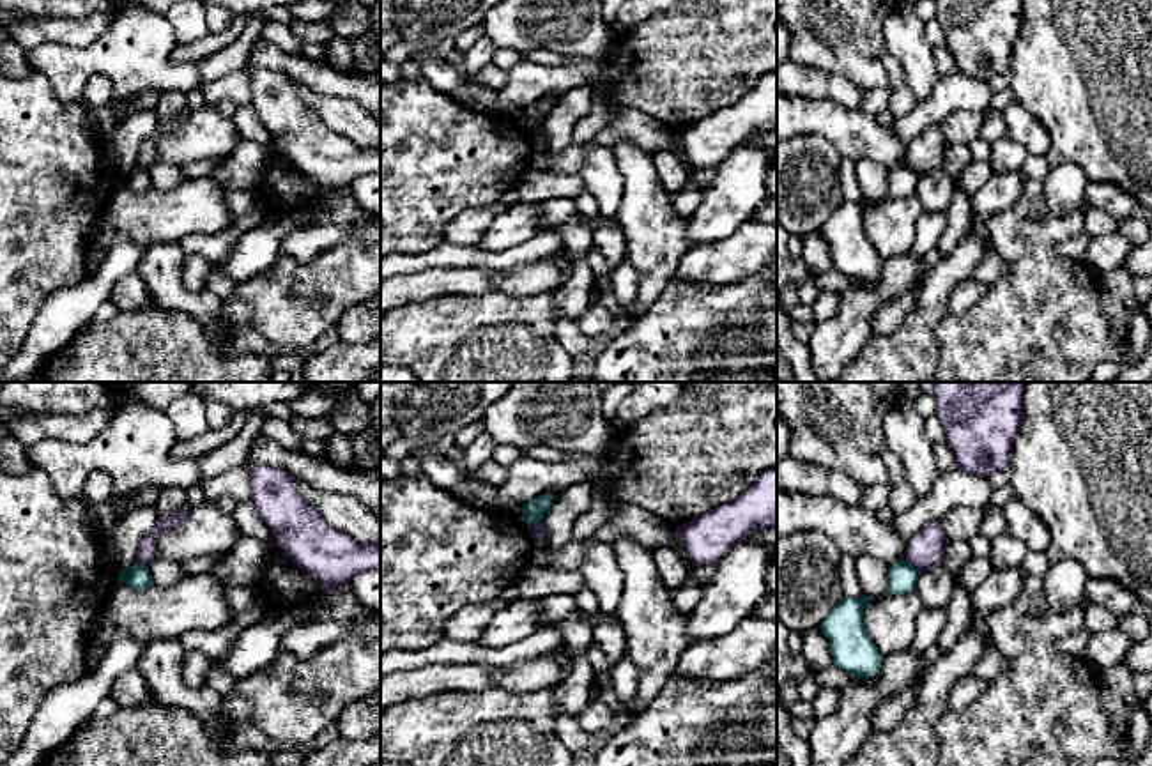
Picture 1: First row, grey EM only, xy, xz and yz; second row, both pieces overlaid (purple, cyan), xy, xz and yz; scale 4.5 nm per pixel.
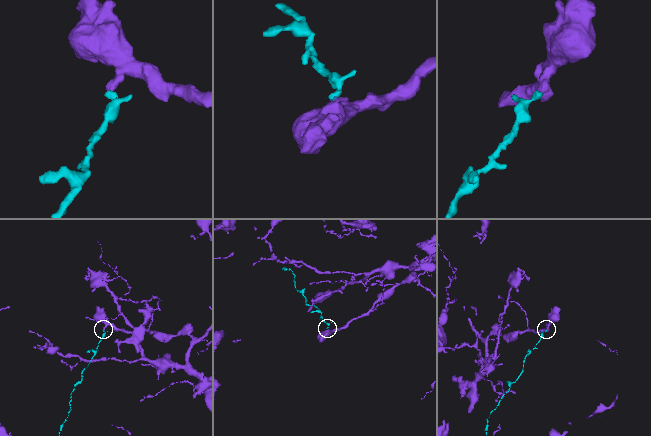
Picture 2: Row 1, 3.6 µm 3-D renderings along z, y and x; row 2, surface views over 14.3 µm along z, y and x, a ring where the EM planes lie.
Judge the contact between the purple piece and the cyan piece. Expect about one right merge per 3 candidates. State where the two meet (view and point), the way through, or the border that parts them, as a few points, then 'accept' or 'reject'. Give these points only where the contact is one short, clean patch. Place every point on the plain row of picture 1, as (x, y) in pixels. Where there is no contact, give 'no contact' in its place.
xz (537, 126) | along xz (542, 122), (528, 130) | reject

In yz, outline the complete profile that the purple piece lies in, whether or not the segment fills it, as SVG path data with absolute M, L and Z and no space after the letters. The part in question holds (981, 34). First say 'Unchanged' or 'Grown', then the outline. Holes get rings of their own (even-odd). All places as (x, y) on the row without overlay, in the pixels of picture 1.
Unchanged. M934 0L957 73L987 80L1009 73L1023 0Z

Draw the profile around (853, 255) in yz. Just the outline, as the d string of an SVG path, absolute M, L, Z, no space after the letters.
M844 200L819 230L832 249L833 269L858 281L872 281L881 272L883 260L864 230L864 212L872 203Z

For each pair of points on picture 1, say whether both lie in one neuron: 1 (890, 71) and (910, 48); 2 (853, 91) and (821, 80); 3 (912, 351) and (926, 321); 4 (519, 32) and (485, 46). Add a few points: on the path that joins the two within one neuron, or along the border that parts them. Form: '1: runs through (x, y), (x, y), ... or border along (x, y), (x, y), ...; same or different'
1: border along (887, 22), (885, 45), (901, 66), (905, 80); different
2: runs through (846, 91), (829, 85); same
3: runs through (913, 344), (919, 328); same
4: border along (483, 34), (496, 46); different

